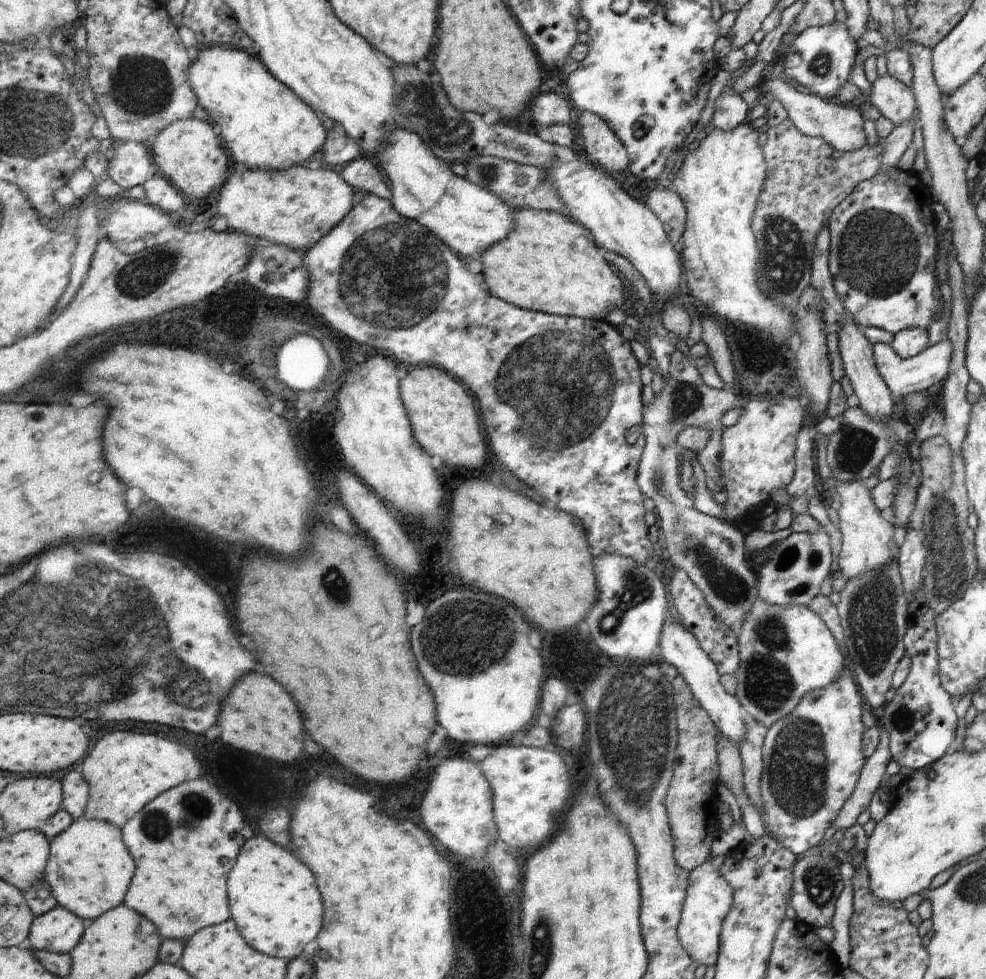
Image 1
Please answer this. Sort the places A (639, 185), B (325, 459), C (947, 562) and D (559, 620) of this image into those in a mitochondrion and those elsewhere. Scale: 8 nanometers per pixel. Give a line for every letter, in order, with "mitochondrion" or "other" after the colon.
A: other
B: other
C: mitochondrion
D: other

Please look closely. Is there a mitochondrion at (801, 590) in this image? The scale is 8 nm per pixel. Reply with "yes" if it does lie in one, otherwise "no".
yes

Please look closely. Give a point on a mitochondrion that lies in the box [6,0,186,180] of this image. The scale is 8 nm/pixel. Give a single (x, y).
(141, 86)

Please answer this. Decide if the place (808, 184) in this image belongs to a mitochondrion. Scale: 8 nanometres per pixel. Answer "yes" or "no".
no

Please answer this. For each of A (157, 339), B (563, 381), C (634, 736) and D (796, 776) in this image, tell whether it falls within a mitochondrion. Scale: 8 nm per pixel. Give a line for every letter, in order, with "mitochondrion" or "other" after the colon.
A: other
B: mitochondrion
C: mitochondrion
D: mitochondrion

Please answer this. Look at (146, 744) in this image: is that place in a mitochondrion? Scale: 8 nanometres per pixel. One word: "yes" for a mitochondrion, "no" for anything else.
no

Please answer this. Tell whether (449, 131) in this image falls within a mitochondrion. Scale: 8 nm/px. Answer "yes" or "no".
yes

